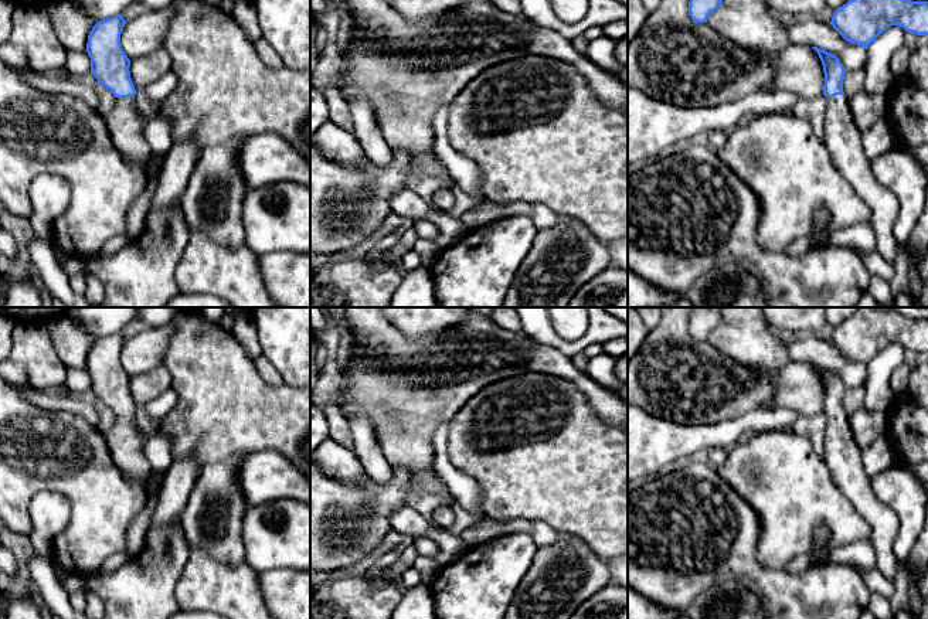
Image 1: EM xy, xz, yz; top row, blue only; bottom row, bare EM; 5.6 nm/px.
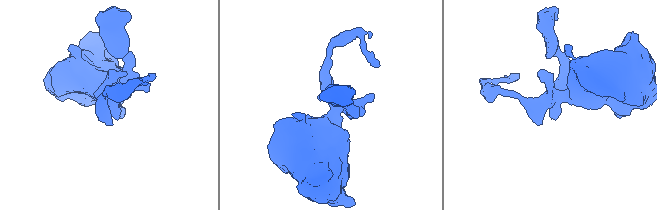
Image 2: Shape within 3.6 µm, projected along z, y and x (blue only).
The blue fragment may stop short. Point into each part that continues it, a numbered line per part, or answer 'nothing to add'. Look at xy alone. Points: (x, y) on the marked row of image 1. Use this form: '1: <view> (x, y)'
1: xy (123, 122)

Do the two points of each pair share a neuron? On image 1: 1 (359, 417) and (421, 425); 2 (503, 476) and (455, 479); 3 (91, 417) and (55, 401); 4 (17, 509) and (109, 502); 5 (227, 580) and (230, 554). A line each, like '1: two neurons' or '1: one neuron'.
1: two neurons
2: two neurons
3: one neuron
4: one neuron
5: two neurons

